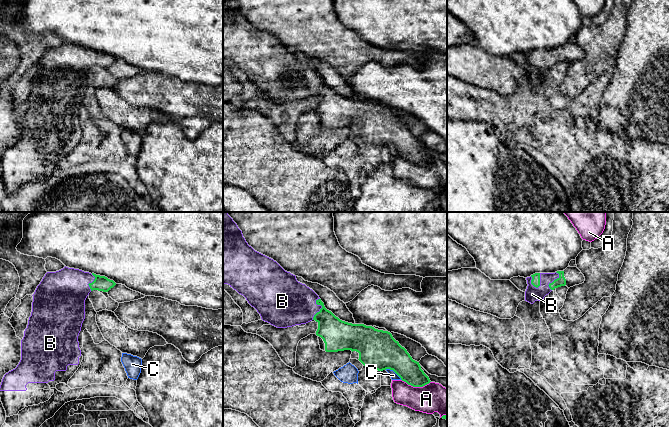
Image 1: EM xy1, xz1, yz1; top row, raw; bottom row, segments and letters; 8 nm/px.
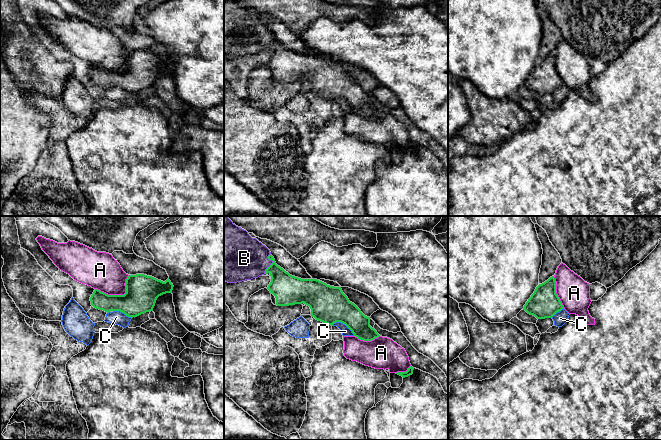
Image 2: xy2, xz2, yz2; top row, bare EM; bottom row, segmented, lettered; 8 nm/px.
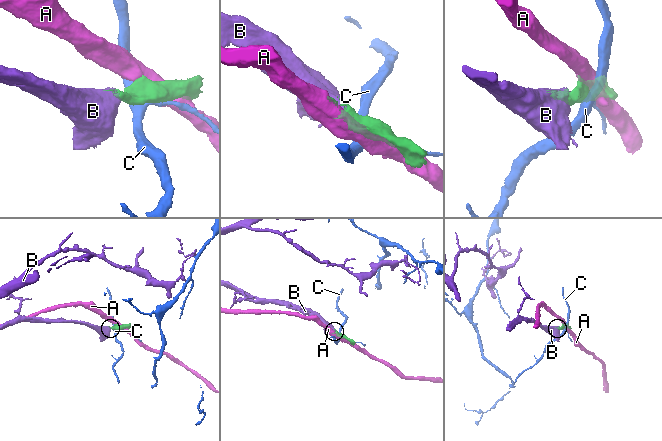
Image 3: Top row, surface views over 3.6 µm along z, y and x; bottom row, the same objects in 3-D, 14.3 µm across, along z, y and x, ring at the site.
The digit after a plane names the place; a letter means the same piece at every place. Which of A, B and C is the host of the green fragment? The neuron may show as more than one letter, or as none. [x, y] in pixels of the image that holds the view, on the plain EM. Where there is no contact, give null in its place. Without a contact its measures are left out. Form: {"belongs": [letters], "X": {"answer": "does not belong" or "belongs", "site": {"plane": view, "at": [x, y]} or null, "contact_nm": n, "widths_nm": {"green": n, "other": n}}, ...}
{"belongs": ["B"], "A": {"answer": "does not belong", "site": {"plane": "xy2", "at": [118, 71]}, "contact_nm": 300, "widths_nm": {"green": 260, "other": 300}}, "B": {"answer": "belongs", "site": {"plane": "yz1", "at": [539, 57]}, "contact_nm": 130, "widths_nm": {"green": 70, "other": 120}}, "C": {"answer": "does not belong", "site": {"plane": "xz2", "at": [344, 99]}, "contact_nm": 200, "widths_nm": {"green": 300, "other": 70}}}

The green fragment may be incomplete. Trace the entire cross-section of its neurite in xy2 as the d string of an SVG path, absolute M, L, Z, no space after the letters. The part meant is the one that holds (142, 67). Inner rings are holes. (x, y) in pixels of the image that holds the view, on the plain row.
M144 50L129 51L124 71L108 71L95 65L90 73L91 81L107 89L120 87L128 93L137 93L153 87L159 72L172 69L173 60L169 54L163 58Z

